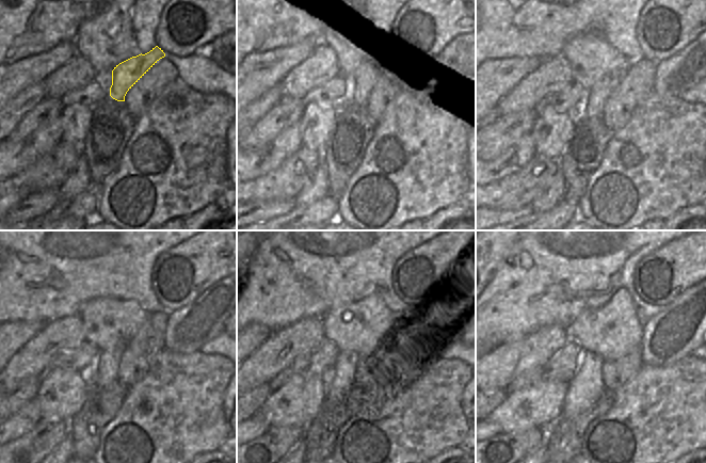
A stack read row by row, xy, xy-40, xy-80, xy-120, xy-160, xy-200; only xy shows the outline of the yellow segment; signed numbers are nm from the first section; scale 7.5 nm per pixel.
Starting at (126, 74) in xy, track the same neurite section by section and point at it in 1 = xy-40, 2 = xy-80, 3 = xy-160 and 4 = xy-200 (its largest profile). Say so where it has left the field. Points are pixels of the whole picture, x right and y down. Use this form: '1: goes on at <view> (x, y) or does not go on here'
1: goes on at xy-40 (358, 88)
2: goes on at xy-80 (598, 94)
3: goes on at xy-160 (347, 368)
4: goes on at xy-200 (586, 388)

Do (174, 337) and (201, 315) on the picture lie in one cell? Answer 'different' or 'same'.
same

